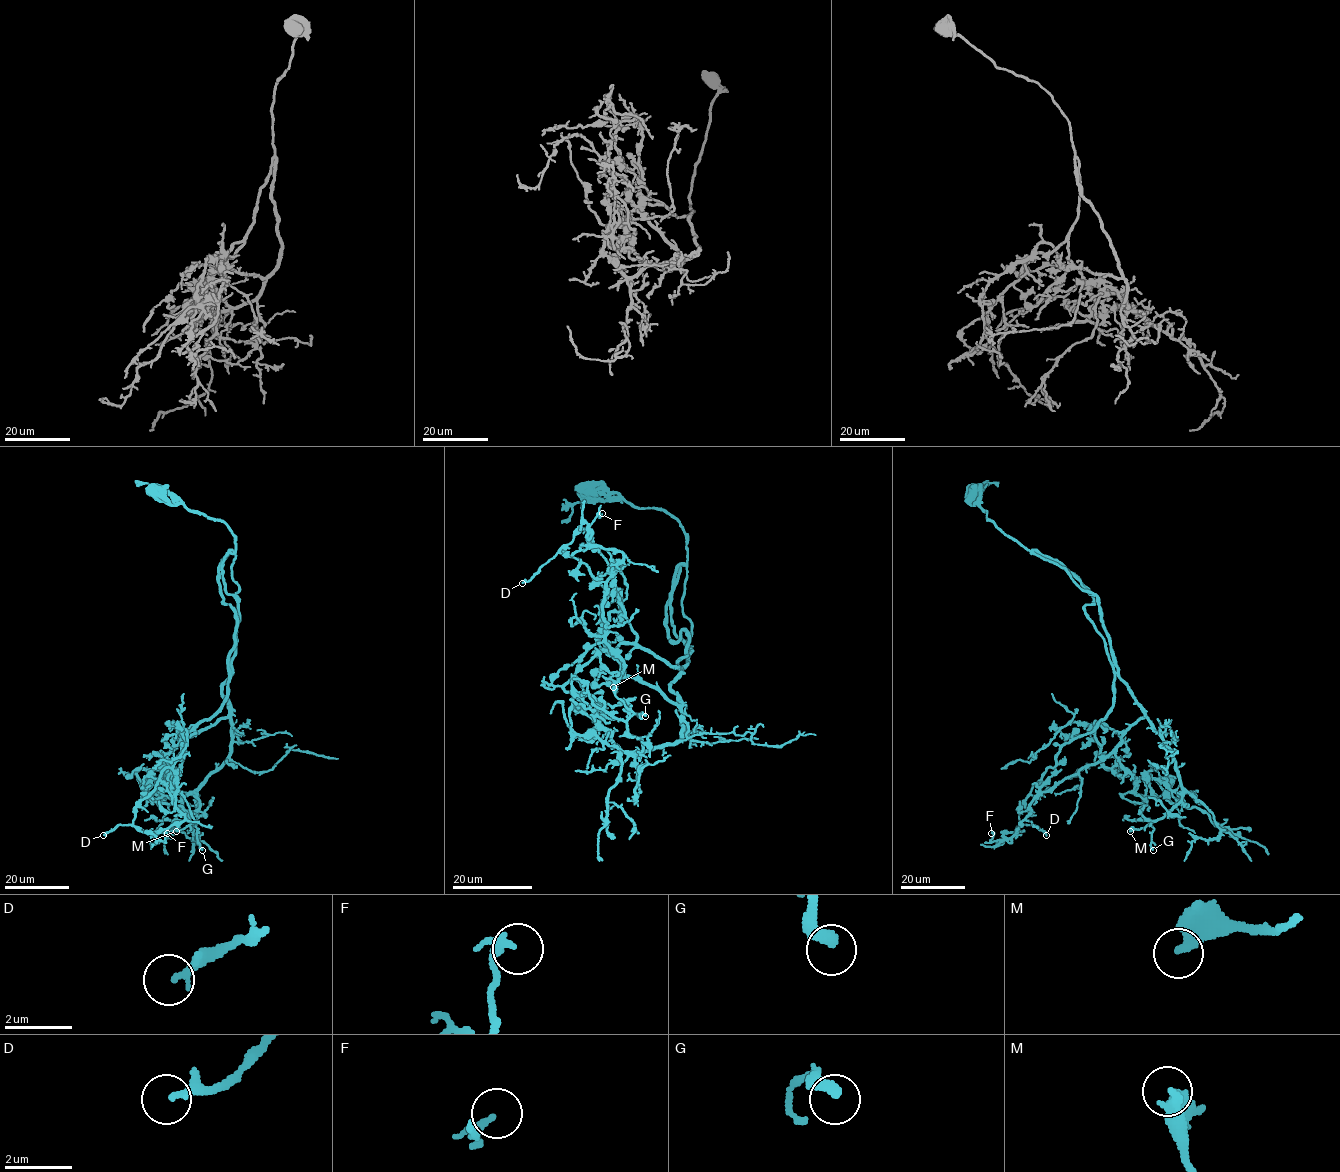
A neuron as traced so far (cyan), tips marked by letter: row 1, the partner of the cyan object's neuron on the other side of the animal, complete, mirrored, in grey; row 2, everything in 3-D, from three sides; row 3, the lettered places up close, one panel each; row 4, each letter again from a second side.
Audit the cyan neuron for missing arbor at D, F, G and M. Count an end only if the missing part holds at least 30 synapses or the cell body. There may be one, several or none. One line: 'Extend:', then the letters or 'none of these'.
Extend: none of these

